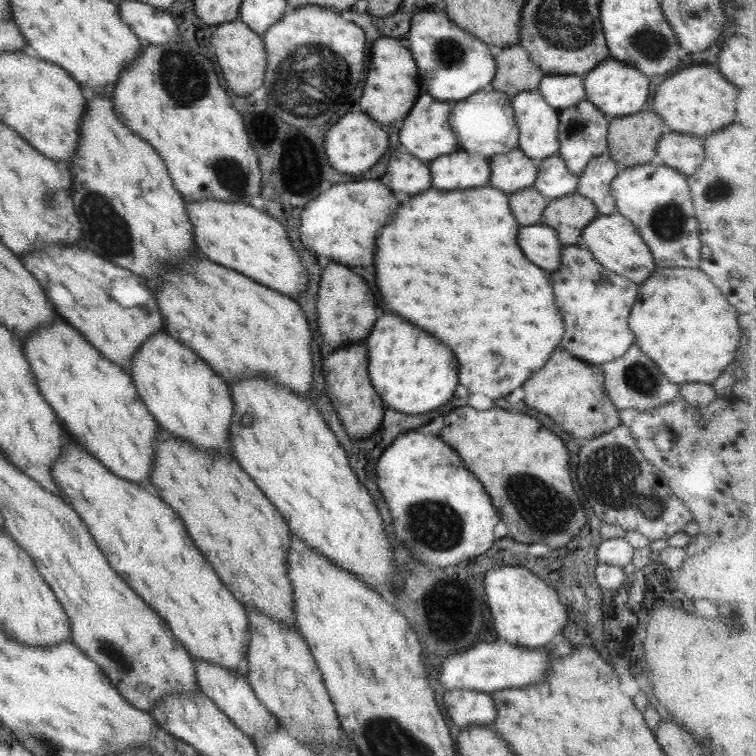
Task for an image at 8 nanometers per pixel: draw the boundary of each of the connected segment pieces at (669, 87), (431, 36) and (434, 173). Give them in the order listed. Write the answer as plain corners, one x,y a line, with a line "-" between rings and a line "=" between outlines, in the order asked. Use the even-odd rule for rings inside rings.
691,66
659,84
653,96
653,112
667,124
666,131
707,136
733,122
737,90
711,66
=
444,11
417,12
411,18
405,46
417,67
419,92
427,93
438,101
454,103
471,96
481,89
489,89
496,72
496,65
488,44
457,27
=
461,150
435,157
428,167
431,186
439,190
487,186
489,182
488,158

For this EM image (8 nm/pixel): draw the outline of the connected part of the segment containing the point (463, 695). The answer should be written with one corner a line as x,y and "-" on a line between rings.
451,689
442,694
445,714
459,728
489,726
495,720
495,705
489,693
469,689

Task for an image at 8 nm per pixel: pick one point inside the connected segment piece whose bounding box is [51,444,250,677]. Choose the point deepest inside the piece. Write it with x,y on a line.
144,542

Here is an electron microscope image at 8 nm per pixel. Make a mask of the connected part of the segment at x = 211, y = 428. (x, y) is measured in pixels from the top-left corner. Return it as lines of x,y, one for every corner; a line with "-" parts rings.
163,332
143,340
129,359
129,376
135,390
151,416
157,420
159,428
195,448
203,448
205,452
227,454
227,428
233,404
225,382
215,376
203,360

